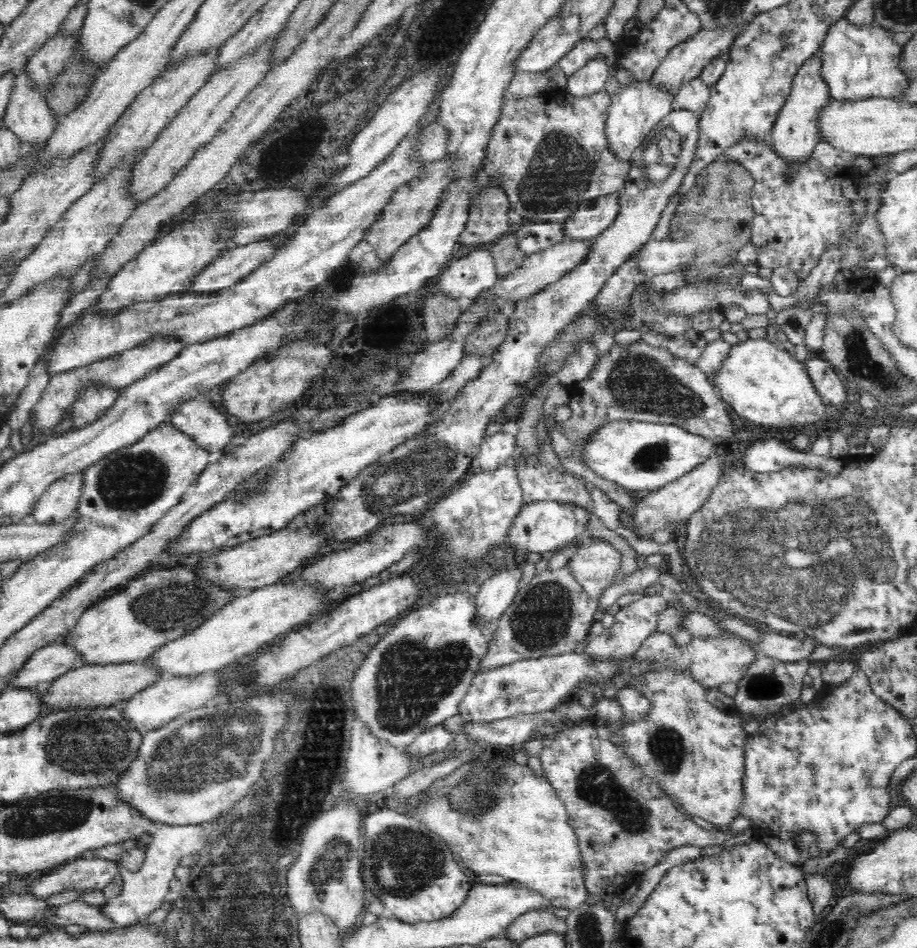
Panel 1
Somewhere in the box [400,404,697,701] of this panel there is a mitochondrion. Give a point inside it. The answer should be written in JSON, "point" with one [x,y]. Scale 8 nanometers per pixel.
{"point":[542,618]}

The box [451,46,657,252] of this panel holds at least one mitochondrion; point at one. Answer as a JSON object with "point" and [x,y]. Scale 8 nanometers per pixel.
{"point":[562,169]}

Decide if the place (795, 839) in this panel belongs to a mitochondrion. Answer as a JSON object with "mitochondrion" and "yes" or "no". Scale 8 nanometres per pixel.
{"mitochondrion":"no"}

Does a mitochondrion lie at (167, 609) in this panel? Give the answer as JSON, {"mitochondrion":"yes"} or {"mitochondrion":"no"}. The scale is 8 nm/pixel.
{"mitochondrion":"yes"}

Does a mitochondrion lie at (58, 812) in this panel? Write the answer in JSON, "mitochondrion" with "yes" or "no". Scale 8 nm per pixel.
{"mitochondrion":"yes"}

